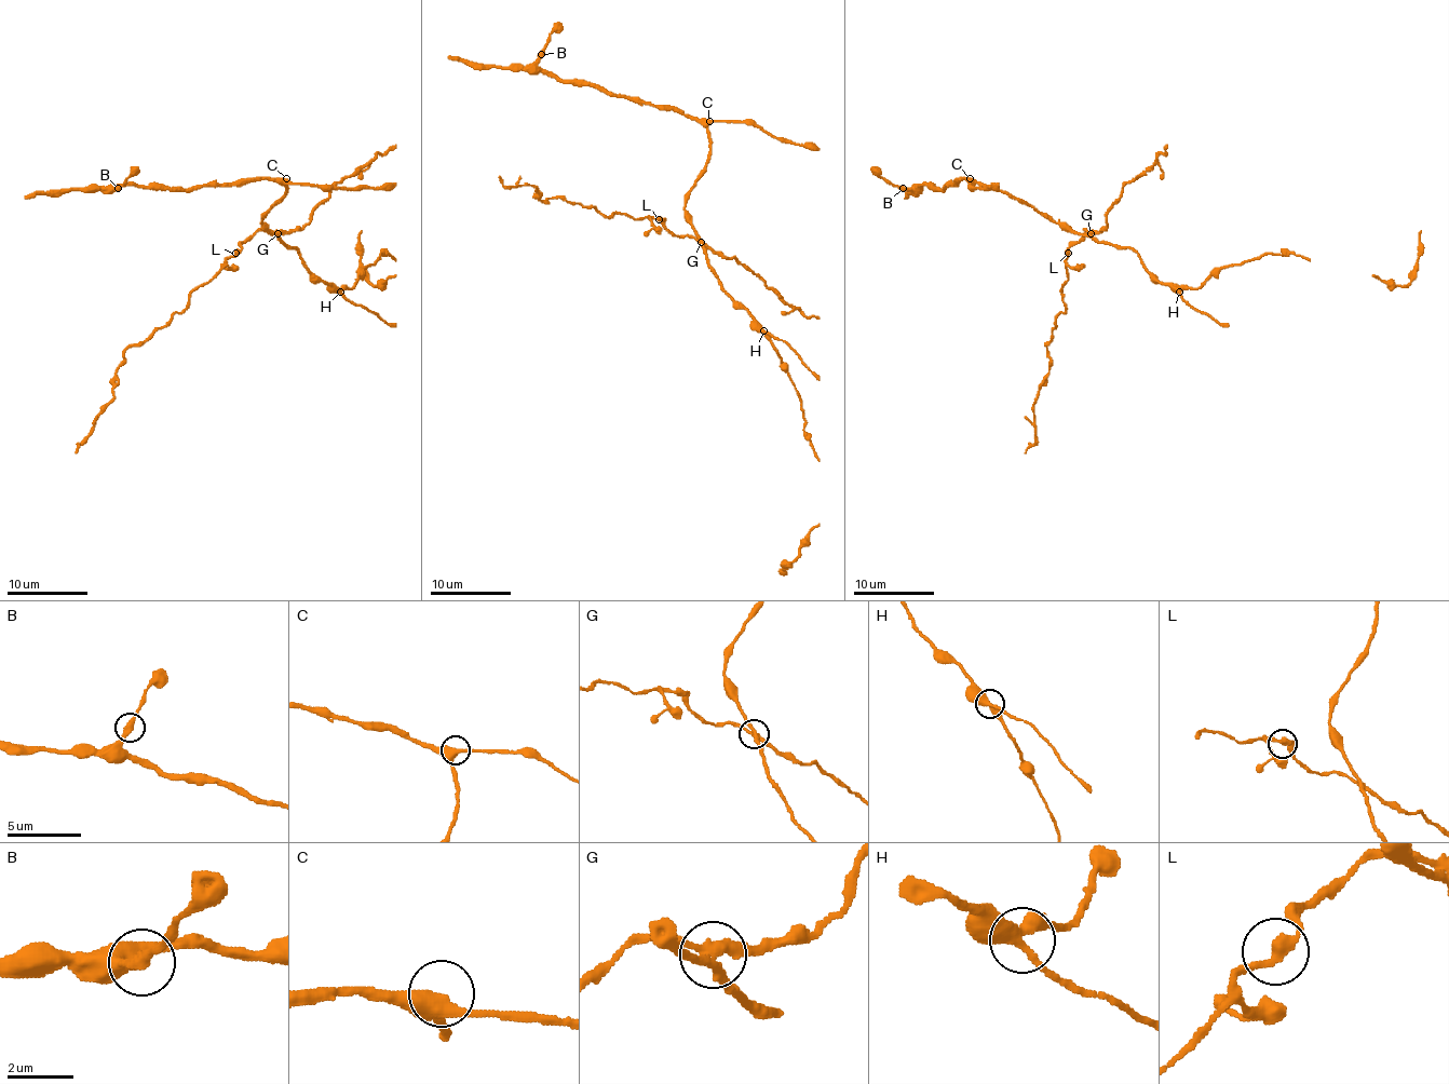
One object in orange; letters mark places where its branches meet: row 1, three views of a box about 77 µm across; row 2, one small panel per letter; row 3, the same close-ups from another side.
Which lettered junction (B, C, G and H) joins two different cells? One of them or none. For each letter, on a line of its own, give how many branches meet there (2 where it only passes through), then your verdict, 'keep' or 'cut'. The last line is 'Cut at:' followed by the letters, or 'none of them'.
B: branches 2; keep
C: branches 3; keep
G: branches 4; cut
H: branches 3; keep
Cut at: G

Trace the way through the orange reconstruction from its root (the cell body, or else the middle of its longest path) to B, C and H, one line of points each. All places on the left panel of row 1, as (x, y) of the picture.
B: (284, 243), (261, 222), (286, 192), (282, 183), (254, 178), (199, 188), (118, 188)
C: (284, 243), (261, 222), (261, 217), (286, 192), (286, 178)
H: (284, 243), (300, 253), (314, 275), (340, 292)

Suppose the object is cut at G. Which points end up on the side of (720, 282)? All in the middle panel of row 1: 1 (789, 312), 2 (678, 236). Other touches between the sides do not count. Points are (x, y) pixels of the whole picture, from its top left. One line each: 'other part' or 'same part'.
1: other part
2: other part

